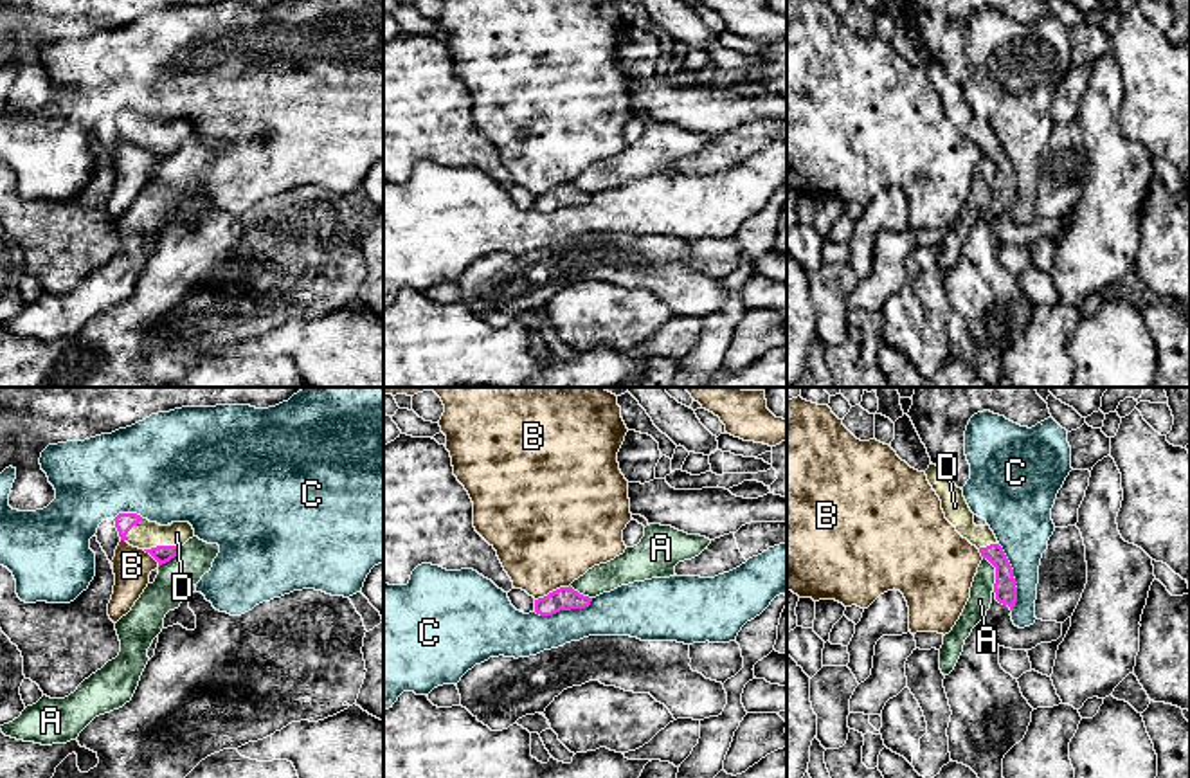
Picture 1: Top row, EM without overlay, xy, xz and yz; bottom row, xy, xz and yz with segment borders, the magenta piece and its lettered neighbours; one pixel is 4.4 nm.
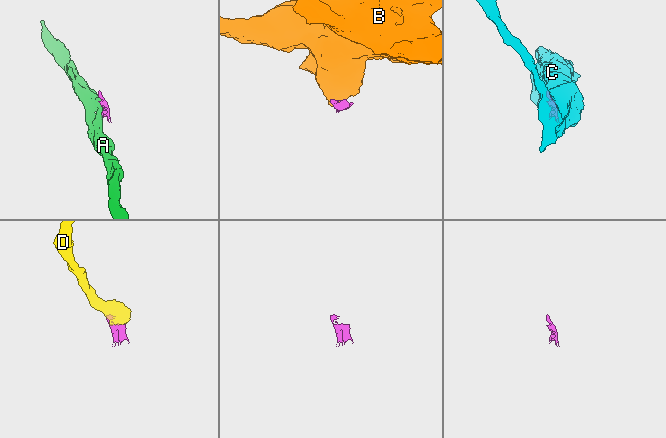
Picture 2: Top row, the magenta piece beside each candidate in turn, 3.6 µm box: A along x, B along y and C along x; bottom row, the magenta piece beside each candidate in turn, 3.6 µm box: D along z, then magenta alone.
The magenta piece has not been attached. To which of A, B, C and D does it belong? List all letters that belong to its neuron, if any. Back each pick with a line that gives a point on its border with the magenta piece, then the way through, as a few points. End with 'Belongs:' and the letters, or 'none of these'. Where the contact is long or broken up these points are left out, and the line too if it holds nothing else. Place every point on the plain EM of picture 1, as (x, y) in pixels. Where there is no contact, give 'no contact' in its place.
D: xy (162, 143) | across xy (161, 150), (162, 143), (144, 132)
Belongs: D

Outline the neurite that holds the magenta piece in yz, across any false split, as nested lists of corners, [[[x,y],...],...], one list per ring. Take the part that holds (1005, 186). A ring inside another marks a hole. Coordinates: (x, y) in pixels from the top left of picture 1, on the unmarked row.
[[[929,61],[925,72],[942,97],[945,115],[996,164],[992,200],[983,218],[997,241],[1012,247],[1032,247],[1041,240],[1057,238],[1062,232],[1062,220],[1035,216],[1033,222],[1024,225],[1014,222],[1010,213],[1017,198],[1014,166],[994,128],[990,122],[974,121],[974,110],[963,94],[963,86],[949,79],[940,63]]]

